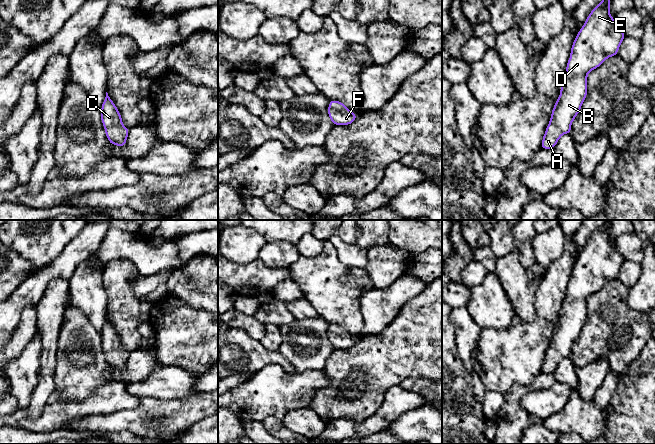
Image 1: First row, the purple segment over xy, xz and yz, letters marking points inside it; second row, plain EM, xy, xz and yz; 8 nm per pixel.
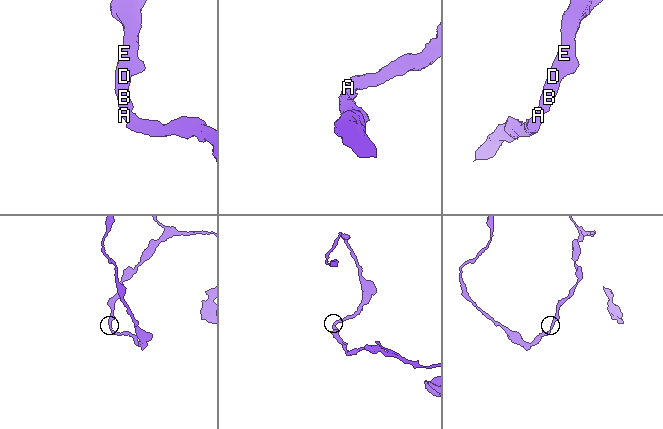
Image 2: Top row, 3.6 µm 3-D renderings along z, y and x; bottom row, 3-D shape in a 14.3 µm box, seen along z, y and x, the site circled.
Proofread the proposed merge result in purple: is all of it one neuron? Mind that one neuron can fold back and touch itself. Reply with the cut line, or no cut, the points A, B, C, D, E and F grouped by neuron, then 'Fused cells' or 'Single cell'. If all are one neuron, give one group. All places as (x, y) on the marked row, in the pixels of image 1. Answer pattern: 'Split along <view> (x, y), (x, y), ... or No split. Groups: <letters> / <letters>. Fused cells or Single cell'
No split. Groups: A B C D E F. Single cell

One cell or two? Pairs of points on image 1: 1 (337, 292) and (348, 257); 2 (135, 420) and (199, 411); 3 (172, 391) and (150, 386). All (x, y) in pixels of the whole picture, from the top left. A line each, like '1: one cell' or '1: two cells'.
1: two cells
2: one cell
3: one cell

